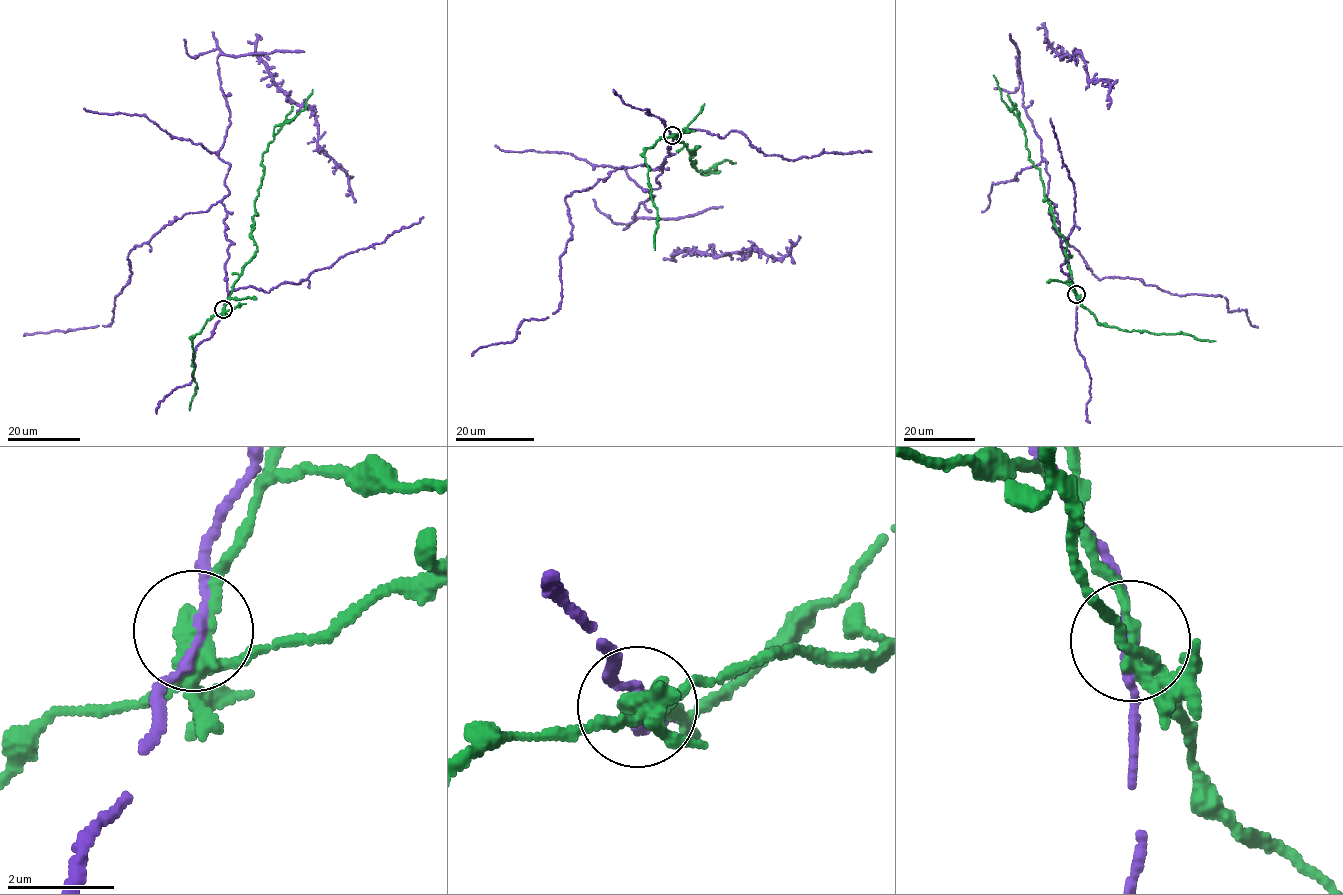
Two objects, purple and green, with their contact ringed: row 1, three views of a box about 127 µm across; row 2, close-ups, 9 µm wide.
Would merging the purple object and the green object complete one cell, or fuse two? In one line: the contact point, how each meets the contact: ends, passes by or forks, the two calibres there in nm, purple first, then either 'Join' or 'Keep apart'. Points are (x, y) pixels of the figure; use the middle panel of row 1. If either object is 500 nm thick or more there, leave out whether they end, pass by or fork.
Place: (672, 135). At the ring purple passes by. At the ring green forks. Thickness 180 nm (purple) against 280 nm. Keep apart

